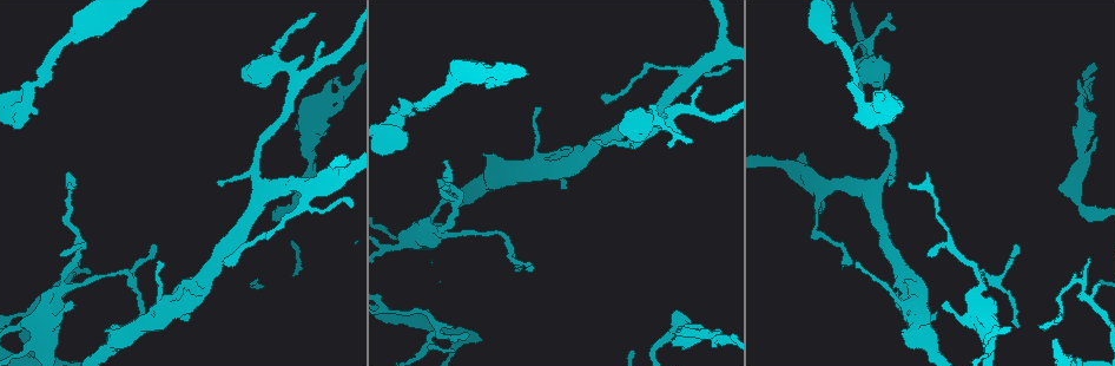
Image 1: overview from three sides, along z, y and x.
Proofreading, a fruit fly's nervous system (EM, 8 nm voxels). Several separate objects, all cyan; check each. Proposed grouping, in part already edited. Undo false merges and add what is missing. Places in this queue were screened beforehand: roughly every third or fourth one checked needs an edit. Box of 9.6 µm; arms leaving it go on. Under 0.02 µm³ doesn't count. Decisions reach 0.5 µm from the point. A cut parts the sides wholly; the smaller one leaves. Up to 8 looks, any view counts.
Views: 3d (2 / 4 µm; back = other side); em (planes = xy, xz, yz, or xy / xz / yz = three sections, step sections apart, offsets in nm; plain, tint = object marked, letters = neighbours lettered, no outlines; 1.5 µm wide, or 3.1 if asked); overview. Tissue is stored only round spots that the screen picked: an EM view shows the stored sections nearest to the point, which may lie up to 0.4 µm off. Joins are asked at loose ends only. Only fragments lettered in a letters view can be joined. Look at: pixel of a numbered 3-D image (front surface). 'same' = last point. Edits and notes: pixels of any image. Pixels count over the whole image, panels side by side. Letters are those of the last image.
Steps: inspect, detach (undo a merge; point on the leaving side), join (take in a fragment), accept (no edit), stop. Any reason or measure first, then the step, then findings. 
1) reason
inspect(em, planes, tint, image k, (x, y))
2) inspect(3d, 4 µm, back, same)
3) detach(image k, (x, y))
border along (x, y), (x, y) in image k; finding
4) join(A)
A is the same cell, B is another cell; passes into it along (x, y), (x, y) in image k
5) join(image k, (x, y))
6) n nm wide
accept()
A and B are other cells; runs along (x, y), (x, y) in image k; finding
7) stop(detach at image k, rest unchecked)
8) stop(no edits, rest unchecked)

tapers out
inspect(em, planes, letters, image 1, (856, 263))

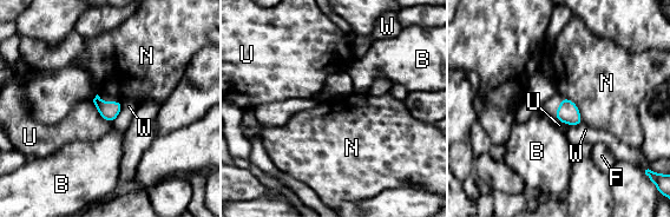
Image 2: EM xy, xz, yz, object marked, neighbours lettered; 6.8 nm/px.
accept()
B, F, N, U and W are other cells; border along (92, 99), (97, 111), (111, 123) in image 2; no lettered fragment goes on from it

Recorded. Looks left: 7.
abrupt turn
inspect(em, xz, step 8, letters, image 1, (122, 271))

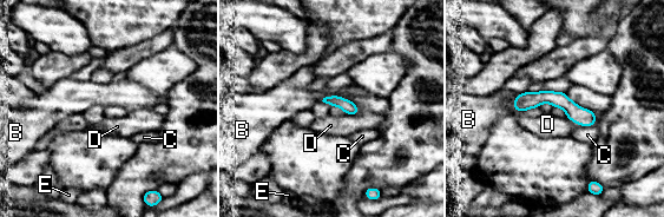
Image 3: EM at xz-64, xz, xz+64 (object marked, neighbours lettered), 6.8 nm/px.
inspect(em, planes, letters, same)

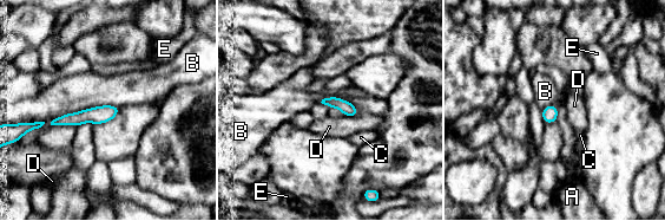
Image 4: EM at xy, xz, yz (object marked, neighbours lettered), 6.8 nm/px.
accept()
A, B, C, D and E are other cells; runs along (114, 110), (35, 125) in image 4; all the same neuron

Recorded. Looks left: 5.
branch stops here
inspect(em, xy, step 4, tint, image 1, (16, 128))

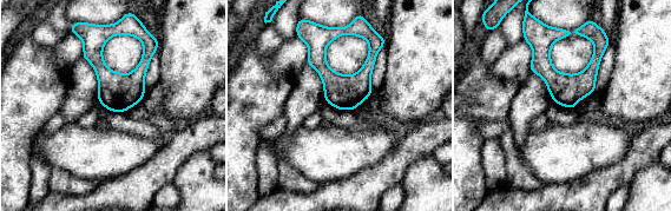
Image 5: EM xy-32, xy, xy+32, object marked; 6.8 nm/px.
inspect(em, yz, step 4, letters, same)

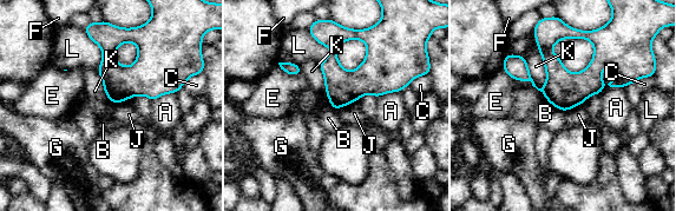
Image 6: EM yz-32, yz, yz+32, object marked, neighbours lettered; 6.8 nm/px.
160 nm wide
accept()
A, B, C, E, F, G, J, K and L are other cells; border along (545, 98), (564, 112) in image 6; none of them fits

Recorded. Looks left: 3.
stop(no edits, rest unchecked)

